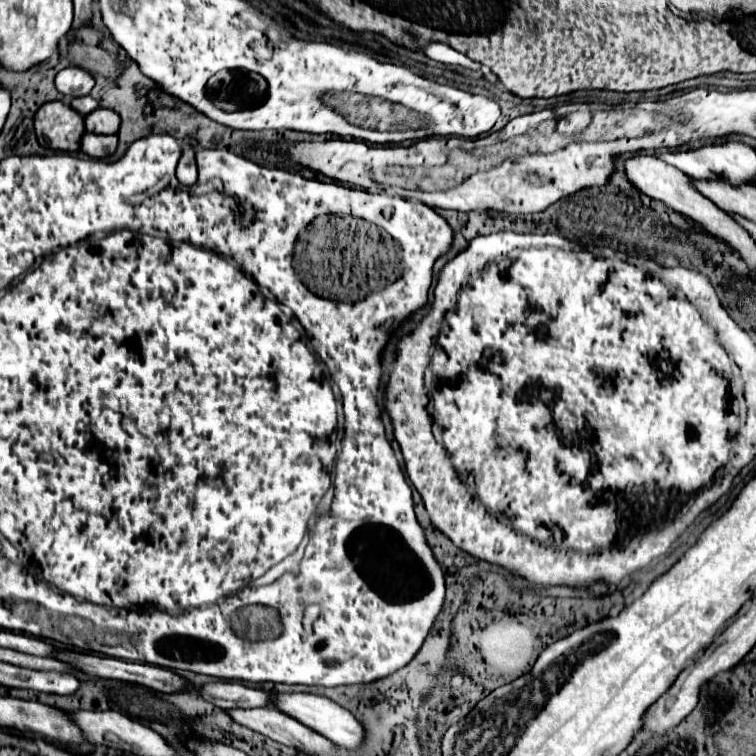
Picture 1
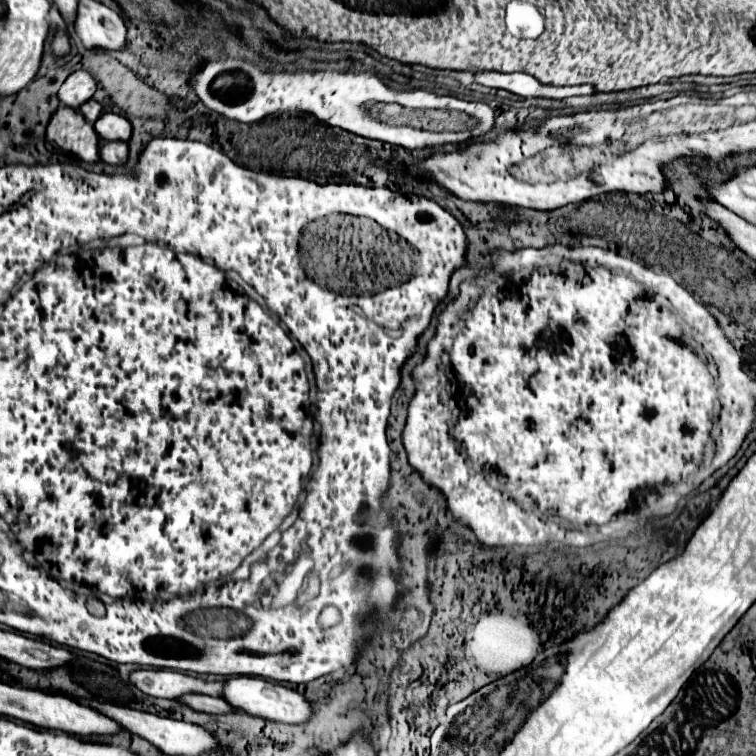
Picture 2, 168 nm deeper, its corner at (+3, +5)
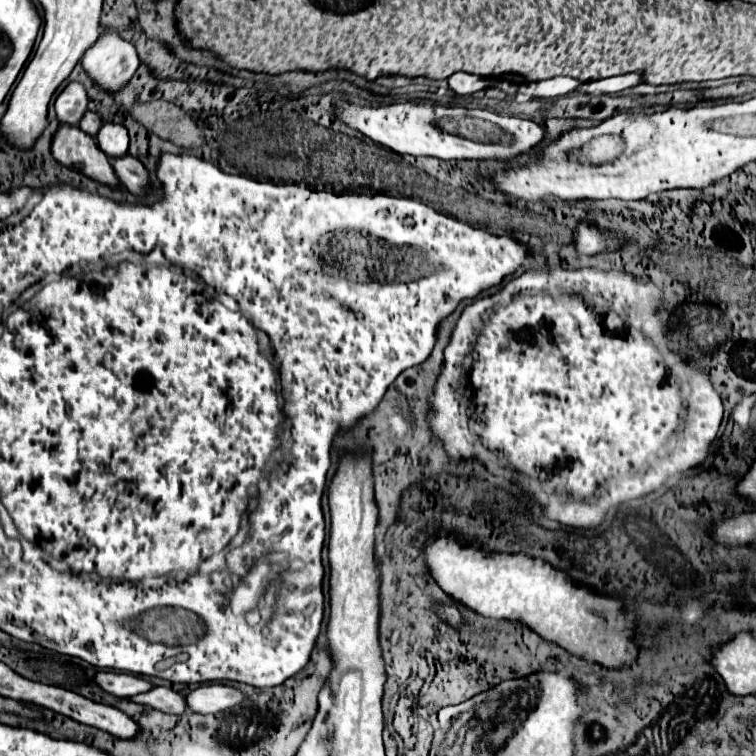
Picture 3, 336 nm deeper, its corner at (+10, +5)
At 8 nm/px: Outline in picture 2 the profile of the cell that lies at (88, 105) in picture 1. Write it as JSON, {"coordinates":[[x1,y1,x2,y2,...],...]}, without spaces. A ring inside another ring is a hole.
{"coordinates":[[90,99,88,103,84,103,84,105,82,105,82,109,80,109,80,111,82,111,82,115,84,115,90,123,94,123,94,121,102,115,102,105,100,105,100,103,96,103,94,99]]}

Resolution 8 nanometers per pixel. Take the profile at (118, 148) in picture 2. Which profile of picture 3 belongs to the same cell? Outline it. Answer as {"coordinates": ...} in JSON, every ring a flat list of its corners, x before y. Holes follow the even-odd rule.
{"coordinates":[[123,155,123,157,113,157,111,159,111,167,115,171,115,175,119,177,119,181,135,195,143,195,145,187,147,187,147,171,143,167,143,163,131,155]]}

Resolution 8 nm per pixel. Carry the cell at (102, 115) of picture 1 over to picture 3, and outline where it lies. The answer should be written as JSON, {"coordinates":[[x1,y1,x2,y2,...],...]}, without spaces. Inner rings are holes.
{"coordinates":[[103,123,95,139,97,139,97,145,101,147,101,151,107,153,109,157,117,157,121,153,127,153,129,135,127,135,127,129,123,125]]}

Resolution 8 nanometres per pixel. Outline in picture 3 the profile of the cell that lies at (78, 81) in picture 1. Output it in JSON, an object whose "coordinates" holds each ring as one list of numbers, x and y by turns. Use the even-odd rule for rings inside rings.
{"coordinates":[[71,81,55,99,55,113,59,123,77,125,87,111,87,91,79,81]]}

